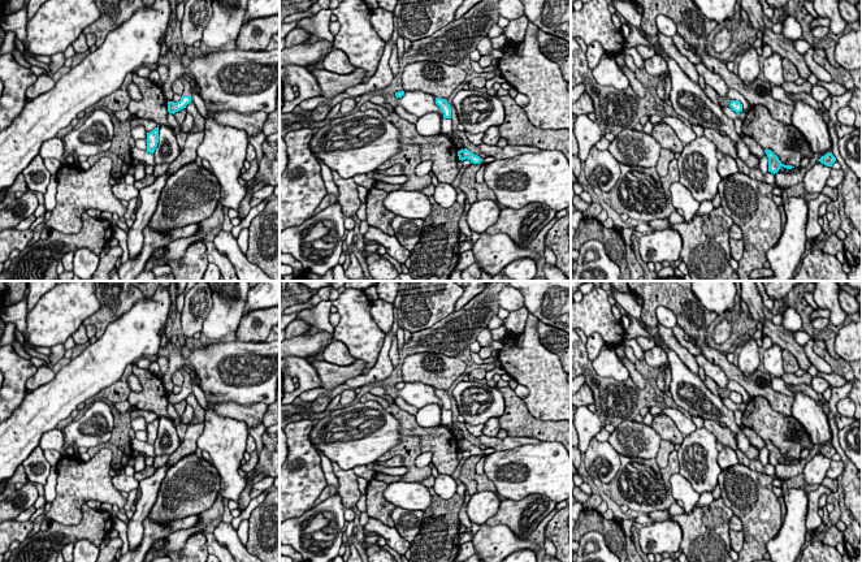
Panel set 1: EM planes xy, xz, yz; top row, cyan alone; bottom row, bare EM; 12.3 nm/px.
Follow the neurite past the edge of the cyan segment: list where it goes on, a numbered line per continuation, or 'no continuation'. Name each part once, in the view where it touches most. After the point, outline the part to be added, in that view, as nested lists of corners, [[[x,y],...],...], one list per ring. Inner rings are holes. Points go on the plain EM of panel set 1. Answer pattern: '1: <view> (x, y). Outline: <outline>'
no continuation

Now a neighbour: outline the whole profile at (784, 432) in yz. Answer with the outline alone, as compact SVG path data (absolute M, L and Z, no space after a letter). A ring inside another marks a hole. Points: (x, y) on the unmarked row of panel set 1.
M755 397L746 405L741 422L763 441L771 441L784 457L800 459L803 449L814 446L796 418L774 410L764 397Z

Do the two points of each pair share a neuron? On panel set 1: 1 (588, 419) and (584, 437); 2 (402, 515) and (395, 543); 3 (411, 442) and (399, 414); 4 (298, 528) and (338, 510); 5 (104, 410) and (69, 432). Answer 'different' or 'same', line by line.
1: same
2: different
3: different
4: same
5: same

